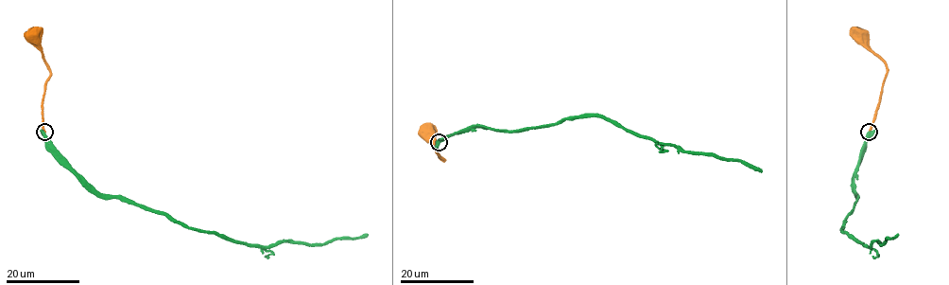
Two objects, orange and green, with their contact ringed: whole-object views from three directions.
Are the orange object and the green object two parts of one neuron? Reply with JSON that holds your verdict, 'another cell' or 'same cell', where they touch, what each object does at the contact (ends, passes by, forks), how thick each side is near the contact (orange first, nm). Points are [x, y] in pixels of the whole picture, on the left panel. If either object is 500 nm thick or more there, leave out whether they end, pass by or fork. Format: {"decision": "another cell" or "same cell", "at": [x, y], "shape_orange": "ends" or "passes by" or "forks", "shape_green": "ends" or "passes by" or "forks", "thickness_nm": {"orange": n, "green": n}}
{"decision": "another cell", "at": [44, 132], "shape_orange": "ends", "shape_green": "passes by", "thickness_nm": {"orange": 280, "green": 440}}

